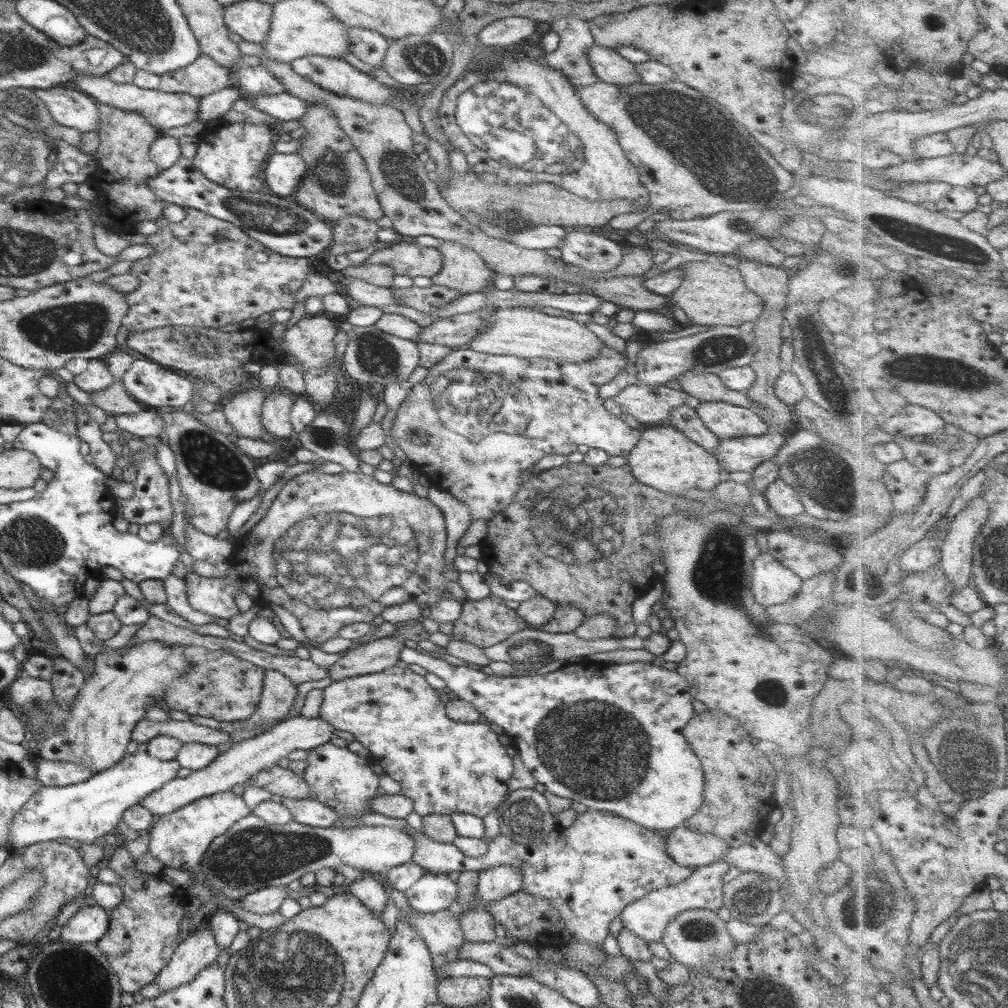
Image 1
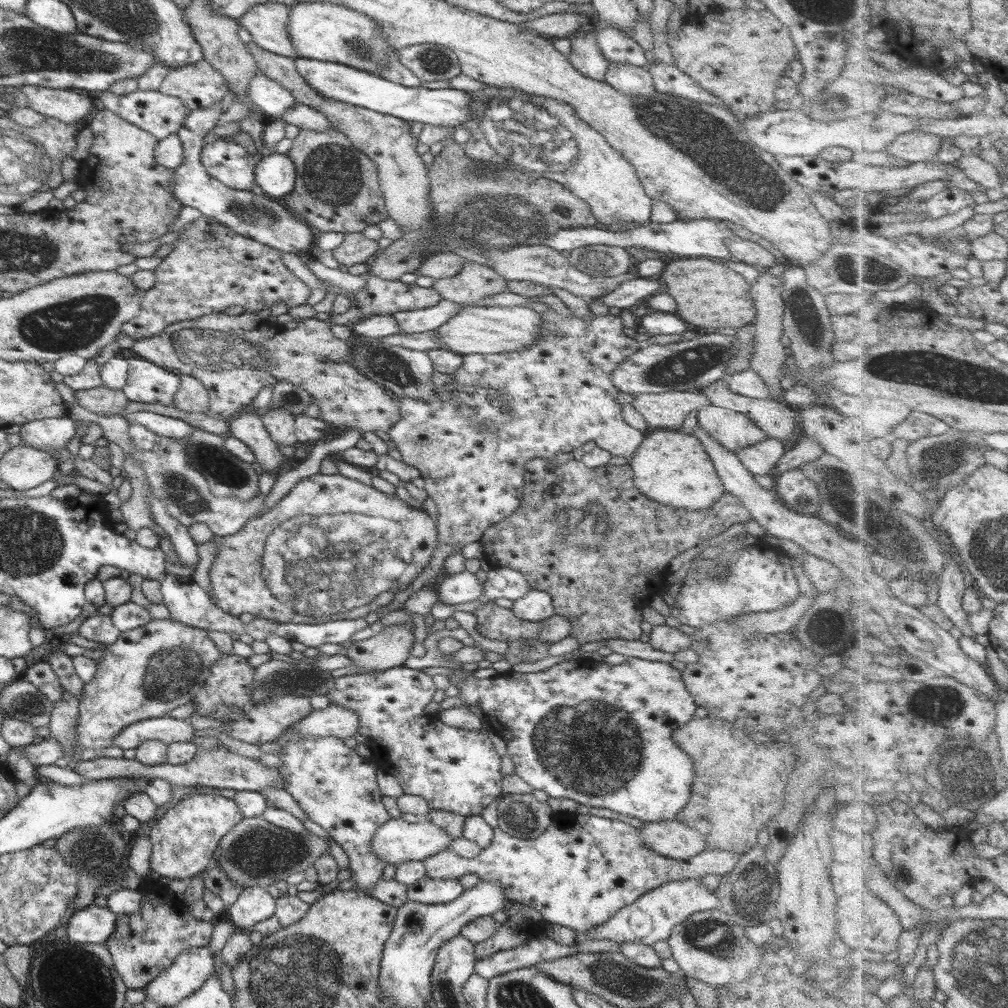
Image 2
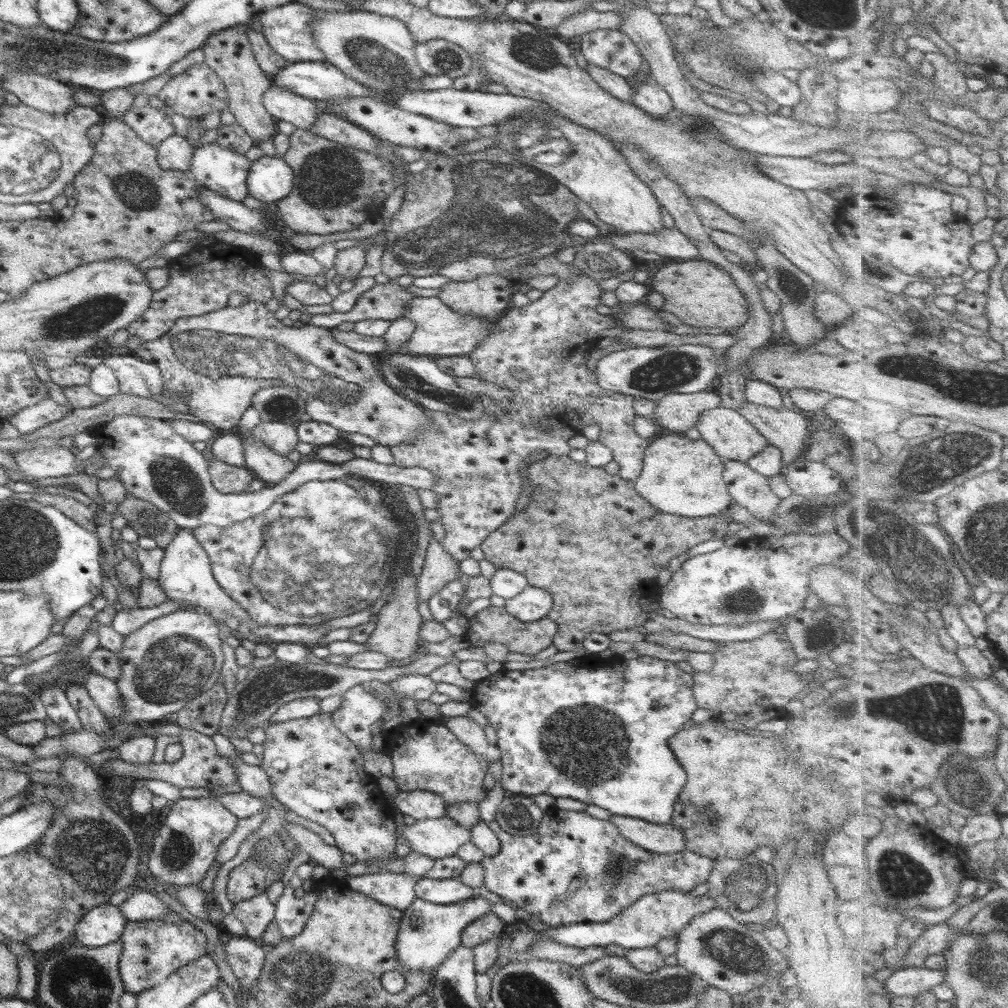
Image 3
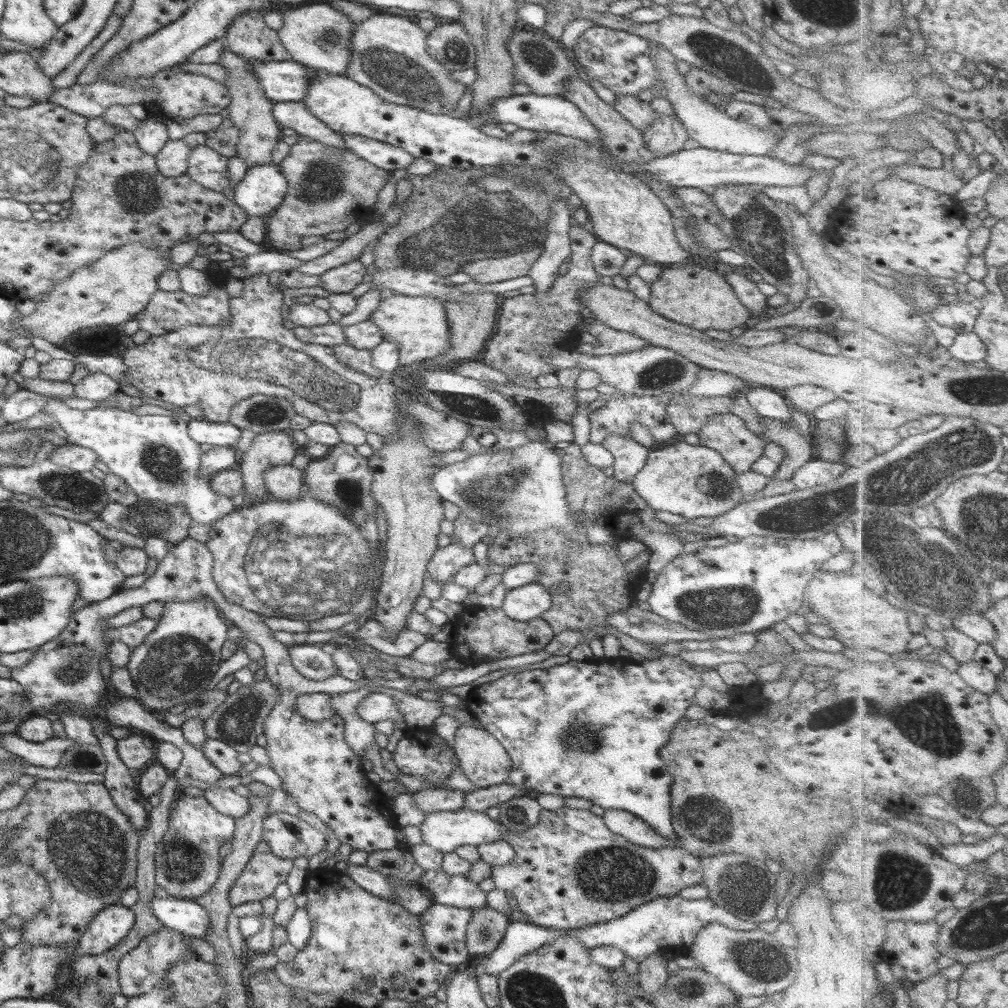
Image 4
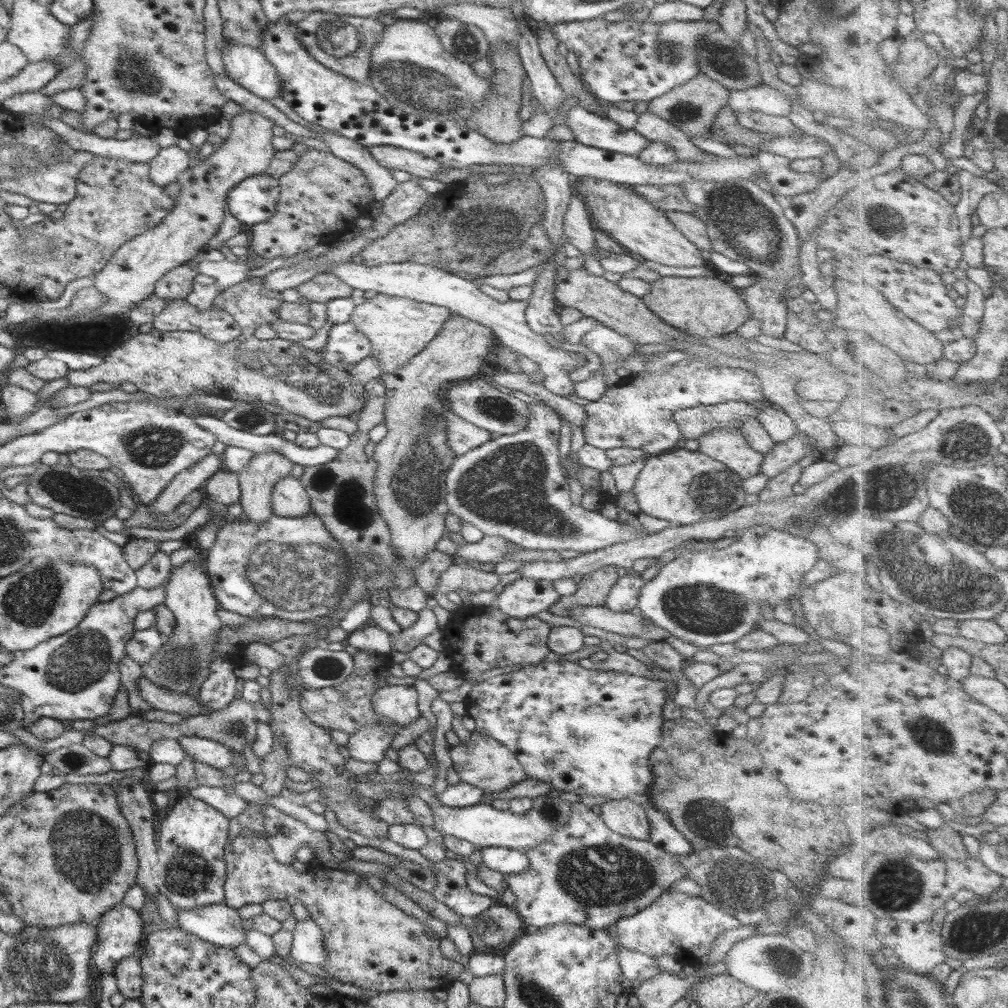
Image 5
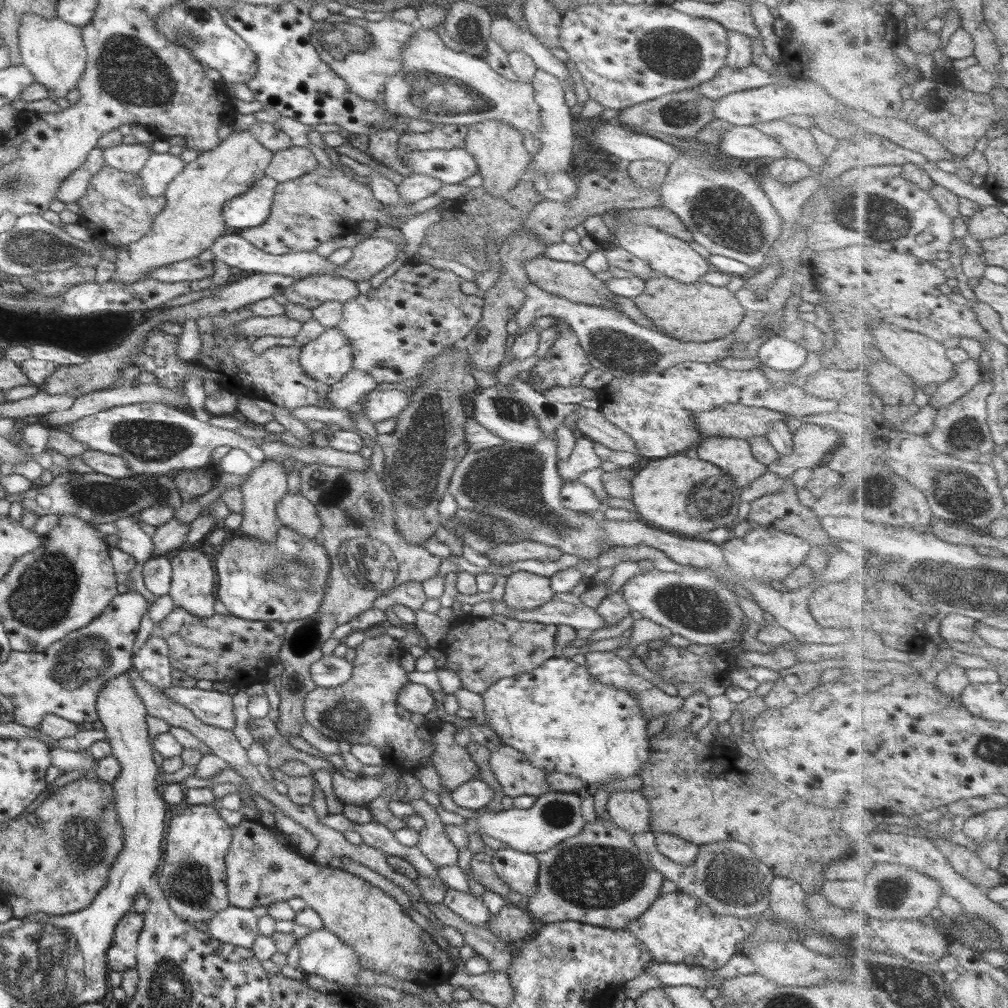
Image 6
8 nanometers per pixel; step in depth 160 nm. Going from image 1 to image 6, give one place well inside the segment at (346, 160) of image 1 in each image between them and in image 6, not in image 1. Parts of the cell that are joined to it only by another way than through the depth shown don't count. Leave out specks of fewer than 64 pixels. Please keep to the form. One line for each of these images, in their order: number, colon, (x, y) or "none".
2: (336, 189)
3: (335, 188)
4: (328, 188)
5: (320, 196)
6: (323, 203)

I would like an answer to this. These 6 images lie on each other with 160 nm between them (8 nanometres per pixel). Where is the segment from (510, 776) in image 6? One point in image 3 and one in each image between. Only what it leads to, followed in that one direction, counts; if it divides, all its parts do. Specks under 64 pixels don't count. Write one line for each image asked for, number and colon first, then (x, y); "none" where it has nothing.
3: (464, 729)
4: (484, 762)
5: (482, 762)

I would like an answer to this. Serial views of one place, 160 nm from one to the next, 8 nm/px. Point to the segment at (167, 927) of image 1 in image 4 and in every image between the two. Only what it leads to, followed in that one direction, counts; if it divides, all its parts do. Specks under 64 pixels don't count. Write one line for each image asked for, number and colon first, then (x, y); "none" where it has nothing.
2: (143, 944)
3: (150, 950)
4: (143, 967)

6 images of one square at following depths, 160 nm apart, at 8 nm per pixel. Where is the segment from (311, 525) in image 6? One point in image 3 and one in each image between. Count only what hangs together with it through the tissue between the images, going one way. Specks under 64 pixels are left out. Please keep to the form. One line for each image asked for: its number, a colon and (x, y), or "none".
3: (270, 468)
4: (282, 482)
5: (288, 498)

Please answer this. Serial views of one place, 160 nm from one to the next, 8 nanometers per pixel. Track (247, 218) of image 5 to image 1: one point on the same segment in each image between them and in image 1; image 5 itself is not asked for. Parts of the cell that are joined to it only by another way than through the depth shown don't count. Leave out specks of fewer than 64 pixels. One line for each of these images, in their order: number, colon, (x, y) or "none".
1: (283, 172)
2: (275, 173)
3: (269, 179)
4: (262, 188)

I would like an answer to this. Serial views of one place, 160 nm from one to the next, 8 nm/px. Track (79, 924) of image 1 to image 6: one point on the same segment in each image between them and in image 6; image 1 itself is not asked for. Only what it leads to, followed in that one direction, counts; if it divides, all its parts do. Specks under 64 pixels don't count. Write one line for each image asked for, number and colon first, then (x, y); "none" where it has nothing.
2: (91, 925)
3: (103, 924)
4: (111, 923)
5: (120, 931)
6: (120, 955)

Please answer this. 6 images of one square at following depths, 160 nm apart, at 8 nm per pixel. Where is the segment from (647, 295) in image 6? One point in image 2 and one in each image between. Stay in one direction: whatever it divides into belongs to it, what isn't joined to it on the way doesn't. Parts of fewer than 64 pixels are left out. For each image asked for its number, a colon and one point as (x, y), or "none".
2: (708, 295)
3: (701, 295)
4: (696, 297)
5: (703, 307)

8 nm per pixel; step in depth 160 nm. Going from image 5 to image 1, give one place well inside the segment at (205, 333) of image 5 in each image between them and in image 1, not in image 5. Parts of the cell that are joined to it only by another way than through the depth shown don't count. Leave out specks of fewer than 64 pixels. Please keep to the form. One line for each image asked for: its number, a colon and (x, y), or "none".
1: (204, 272)
2: (210, 268)
3: (200, 280)
4: (166, 311)

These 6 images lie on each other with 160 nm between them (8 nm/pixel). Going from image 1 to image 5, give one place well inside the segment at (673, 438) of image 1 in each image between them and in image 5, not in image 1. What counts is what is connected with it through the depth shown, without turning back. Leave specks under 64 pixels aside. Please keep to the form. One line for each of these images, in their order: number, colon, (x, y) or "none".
2: (670, 467)
3: (680, 476)
4: (692, 481)
5: (683, 487)

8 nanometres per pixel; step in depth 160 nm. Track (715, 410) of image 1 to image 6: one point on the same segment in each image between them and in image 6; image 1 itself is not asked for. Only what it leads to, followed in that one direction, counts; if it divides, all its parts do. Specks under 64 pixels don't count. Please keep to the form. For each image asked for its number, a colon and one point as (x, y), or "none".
2: (732, 430)
3: (730, 436)
4: (727, 434)
5: (726, 445)
6: (732, 455)

